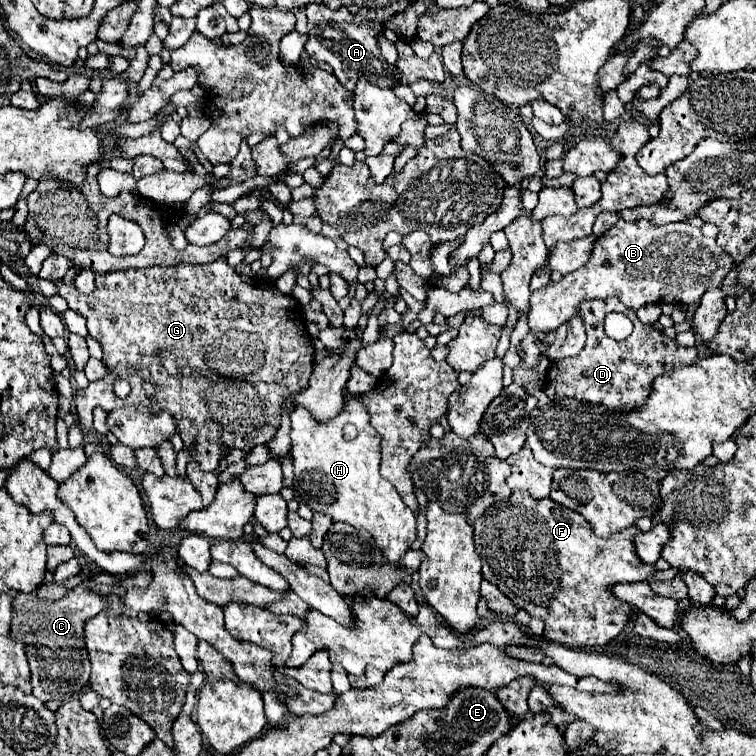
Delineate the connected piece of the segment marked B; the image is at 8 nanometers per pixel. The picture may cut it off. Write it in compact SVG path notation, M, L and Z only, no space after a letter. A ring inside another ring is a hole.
M619 220L597 238L587 266L565 274L551 286L531 292L529 326L531 330L541 332L555 330L577 314L579 302L593 298L619 296L631 310L645 304L693 304L701 300L705 290L721 286L733 264L731 256L727 256L727 252L723 252L713 238L703 236L699 228L693 228L687 222L653 226L645 220Z

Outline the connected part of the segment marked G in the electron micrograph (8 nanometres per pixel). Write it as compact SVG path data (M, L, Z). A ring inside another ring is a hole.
M219 258L211 264L177 264L177 266L149 266L149 268L141 268L141 270L117 270L117 272L105 272L95 276L95 290L91 294L81 294L75 290L73 284L63 284L61 280L57 282L59 288L59 296L63 296L69 304L71 310L75 310L77 314L81 314L87 320L87 330L89 336L93 336L101 348L103 348L103 364L109 370L107 376L119 376L119 378L127 380L130 384L130 393L124 398L125 406L137 406L143 404L149 410L167 410L171 412L171 416L175 416L175 424L177 424L177 434L183 438L183 446L189 448L193 446L193 462L199 464L199 468L203 472L213 472L219 468L219 460L221 460L221 452L231 452L231 450L243 450L249 452L253 450L257 444L265 444L269 442L279 428L281 422L281 406L283 402L301 392L303 388L307 388L311 370L313 370L313 356L315 356L315 348L313 348L313 340L309 338L307 330L305 330L305 320L303 320L303 310L301 304L293 298L293 296L285 296L285 294L277 294L271 282L261 282L261 280L253 280L253 282L243 282L239 278L239 274L227 264L225 258ZM143 382L151 382L157 384L157 392L155 396L147 396L143 392Z

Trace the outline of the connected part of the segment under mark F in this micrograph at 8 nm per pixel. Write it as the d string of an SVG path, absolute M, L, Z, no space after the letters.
M515 490L509 500L493 504L473 524L475 550L483 560L481 576L495 584L509 600L529 612L533 618L545 622L543 636L561 646L605 646L609 644L629 622L631 606L623 604L611 594L611 586L617 582L643 582L655 572L655 566L643 564L633 550L633 536L639 528L631 526L609 538L593 534L587 520L575 510L561 508L551 498L533 498L529 492Z

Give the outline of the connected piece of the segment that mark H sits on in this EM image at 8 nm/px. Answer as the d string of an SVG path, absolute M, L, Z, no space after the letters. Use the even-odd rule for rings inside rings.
M357 396L357 398L347 400L343 412L325 424L313 420L305 408L295 408L291 412L291 440L293 440L291 442L291 456L293 456L293 472L295 472L293 490L297 492L299 500L303 504L307 504L313 512L323 512L323 514L331 516L335 522L341 520L341 522L351 524L353 528L367 530L373 536L375 544L383 550L385 560L389 564L395 564L409 550L411 542L417 536L417 516L411 508L405 506L405 502L401 500L401 496L397 494L393 484L379 474L381 436L371 426L367 408L361 402L361 398ZM347 424L353 424L357 428L357 436L353 440L343 438L343 428Z

